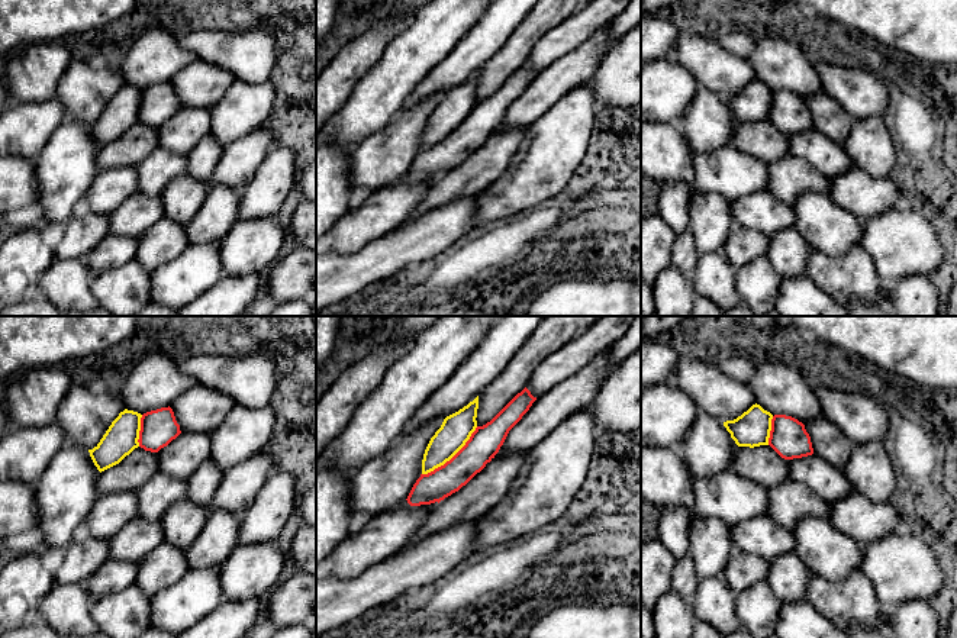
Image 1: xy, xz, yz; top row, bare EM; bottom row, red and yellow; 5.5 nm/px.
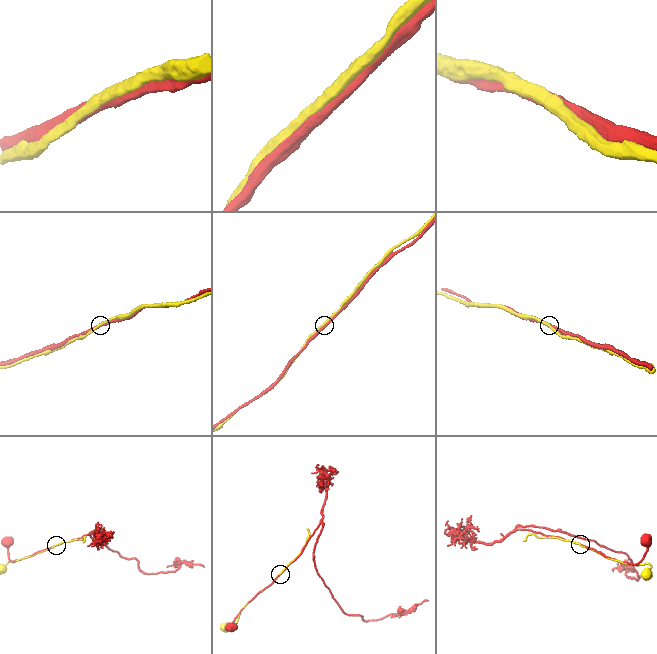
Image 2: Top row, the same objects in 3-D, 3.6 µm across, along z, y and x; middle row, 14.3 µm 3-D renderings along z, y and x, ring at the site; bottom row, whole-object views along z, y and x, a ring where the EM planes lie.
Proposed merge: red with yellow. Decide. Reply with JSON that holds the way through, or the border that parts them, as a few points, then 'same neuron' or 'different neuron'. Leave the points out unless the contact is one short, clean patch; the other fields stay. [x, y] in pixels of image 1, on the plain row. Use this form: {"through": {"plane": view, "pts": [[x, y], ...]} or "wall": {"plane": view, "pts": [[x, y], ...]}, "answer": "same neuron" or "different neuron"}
{"answer": "different neuron"}

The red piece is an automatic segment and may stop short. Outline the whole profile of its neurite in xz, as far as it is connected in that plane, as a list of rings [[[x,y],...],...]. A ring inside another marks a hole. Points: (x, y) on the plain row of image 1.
[[[526,62],[518,68],[490,97],[477,102],[465,120],[450,136],[428,149],[420,149],[406,174],[407,178],[410,181],[439,178],[465,161],[494,133],[509,106],[522,94],[535,75],[536,72]]]

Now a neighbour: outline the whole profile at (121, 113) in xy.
[[[125,84],[112,97],[100,117],[93,125],[88,125],[100,148],[119,139],[139,122],[141,93],[141,88]]]

